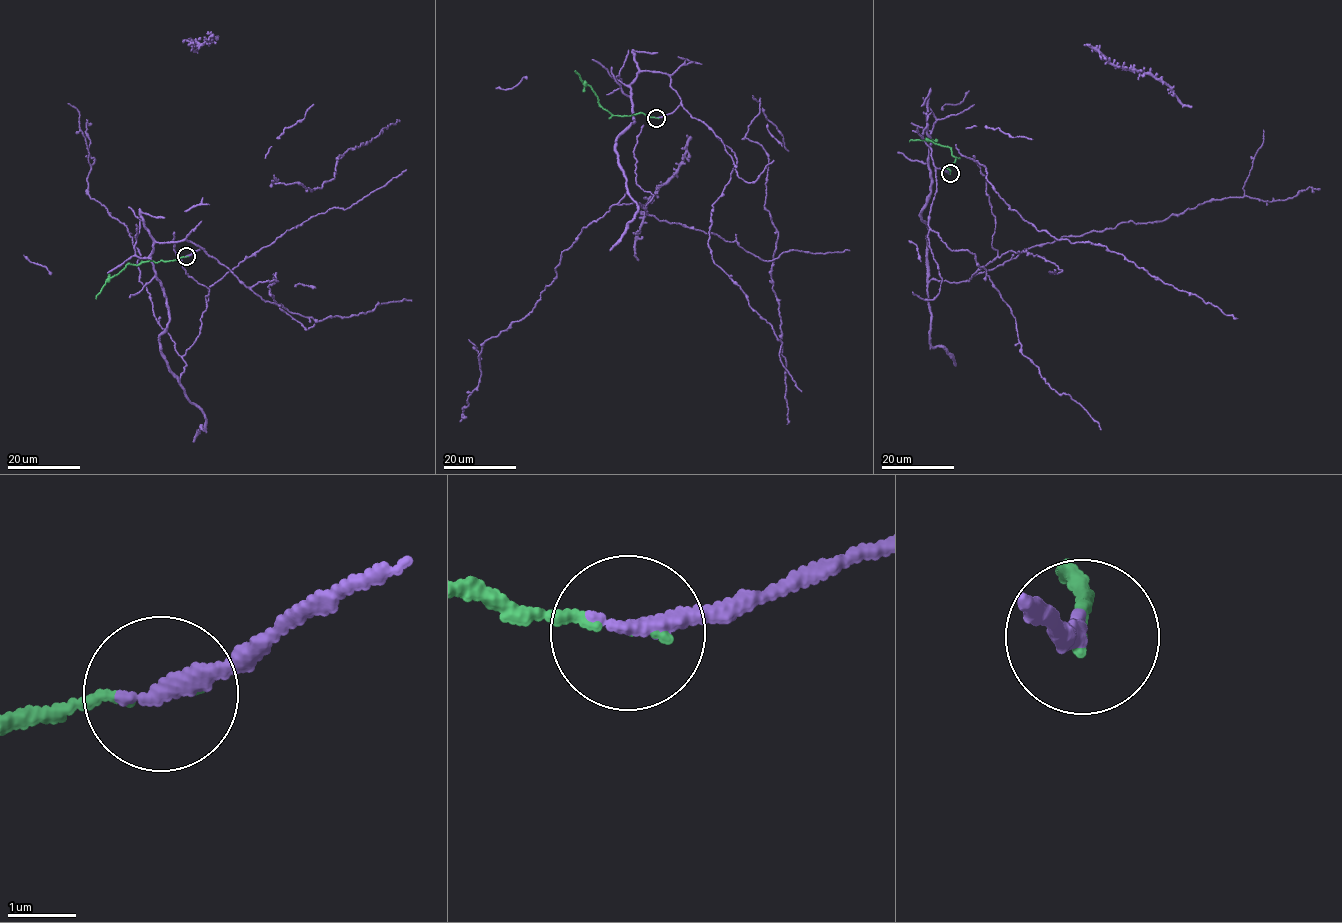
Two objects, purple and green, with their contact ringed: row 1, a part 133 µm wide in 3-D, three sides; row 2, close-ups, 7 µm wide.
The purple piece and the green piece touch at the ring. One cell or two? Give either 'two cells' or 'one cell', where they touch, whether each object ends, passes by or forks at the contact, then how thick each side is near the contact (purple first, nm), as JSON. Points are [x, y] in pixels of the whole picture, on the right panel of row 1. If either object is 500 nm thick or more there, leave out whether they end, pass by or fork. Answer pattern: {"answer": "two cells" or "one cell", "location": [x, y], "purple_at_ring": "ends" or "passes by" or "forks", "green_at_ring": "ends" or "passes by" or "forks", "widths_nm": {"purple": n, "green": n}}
{"answer": "one cell", "location": [950, 173], "purple_at_ring": "ends", "green_at_ring": "ends", "widths_nm": {"purple": 280, "green": 90}}

